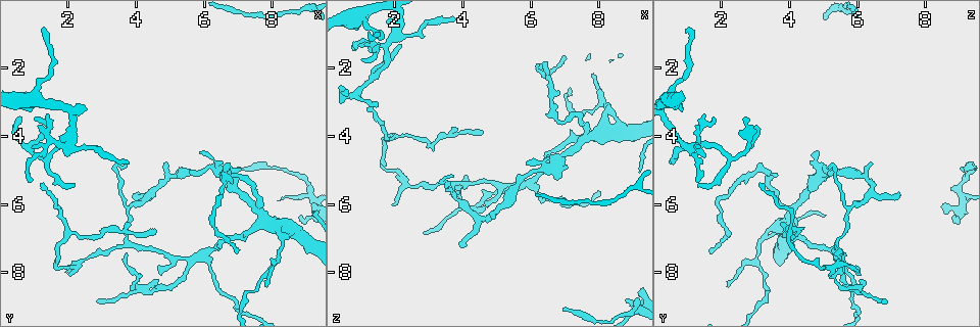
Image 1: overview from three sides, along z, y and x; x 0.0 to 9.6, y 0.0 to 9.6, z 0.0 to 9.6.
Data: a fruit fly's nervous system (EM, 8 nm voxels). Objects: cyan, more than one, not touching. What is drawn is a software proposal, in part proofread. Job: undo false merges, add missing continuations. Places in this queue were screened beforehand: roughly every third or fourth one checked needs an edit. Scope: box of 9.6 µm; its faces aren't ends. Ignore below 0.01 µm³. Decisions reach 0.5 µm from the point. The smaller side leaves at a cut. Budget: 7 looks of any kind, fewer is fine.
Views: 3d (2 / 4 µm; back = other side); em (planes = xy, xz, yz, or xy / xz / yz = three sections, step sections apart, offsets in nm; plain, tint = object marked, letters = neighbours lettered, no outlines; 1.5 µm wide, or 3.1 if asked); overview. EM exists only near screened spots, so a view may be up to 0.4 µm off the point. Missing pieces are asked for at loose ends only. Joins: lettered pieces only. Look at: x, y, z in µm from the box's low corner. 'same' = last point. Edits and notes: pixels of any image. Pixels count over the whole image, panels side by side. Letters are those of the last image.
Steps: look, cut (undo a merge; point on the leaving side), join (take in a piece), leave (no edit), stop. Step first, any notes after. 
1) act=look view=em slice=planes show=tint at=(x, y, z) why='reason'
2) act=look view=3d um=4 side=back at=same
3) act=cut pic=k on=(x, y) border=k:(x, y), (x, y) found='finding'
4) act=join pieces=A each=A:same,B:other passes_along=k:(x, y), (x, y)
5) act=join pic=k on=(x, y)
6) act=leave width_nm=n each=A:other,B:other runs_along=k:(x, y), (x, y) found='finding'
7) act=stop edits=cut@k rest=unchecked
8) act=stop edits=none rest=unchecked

act=look view=em slice=planes show=tint at=(9.10, 5.80, 9.10) why='three arms meet'

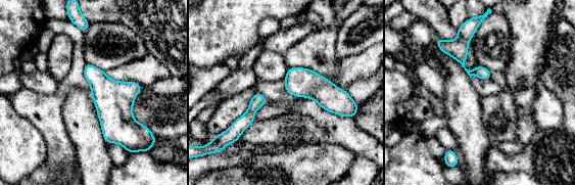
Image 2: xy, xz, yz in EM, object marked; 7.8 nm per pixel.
act=look view=em slice=planes show=letters at=same

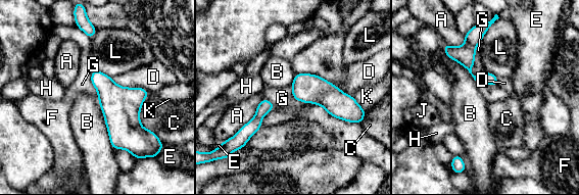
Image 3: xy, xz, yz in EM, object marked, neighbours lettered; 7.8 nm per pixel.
act=leave longest_contact=B:440nm each=A:other,B:other,C:other,D:other,E:other,F:other,G:other,H:other,J:other,K:other,L:other border=3:(481, 39), (472, 67), (477, 77) found='all the same cell'

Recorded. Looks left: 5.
act=look view=em slice=planes show=tint at=(4.05, 8.35, 6.10) why='arms part here'

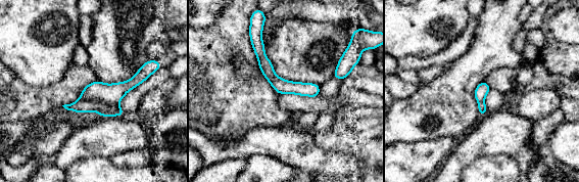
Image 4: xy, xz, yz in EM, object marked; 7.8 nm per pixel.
act=look view=em slice=planes show=letters at=same why='see the neighbours'

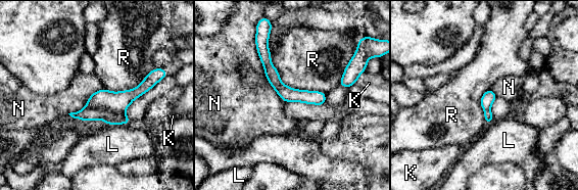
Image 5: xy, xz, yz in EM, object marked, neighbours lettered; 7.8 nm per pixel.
act=leave longest_contact=R:550nm each=K:other,L:other,N:other,R:other border=5:(103, 88), (68, 113) found='one cell here'

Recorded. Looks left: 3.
act=look view=em slice=xy step=4 show=tint at=(6.95, 7.45, 1.65)

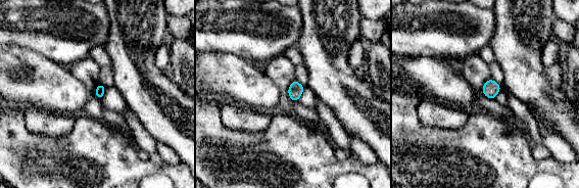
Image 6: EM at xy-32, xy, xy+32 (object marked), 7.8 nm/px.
act=look view=em slice=planes show=letters at=same why='cut it another way'

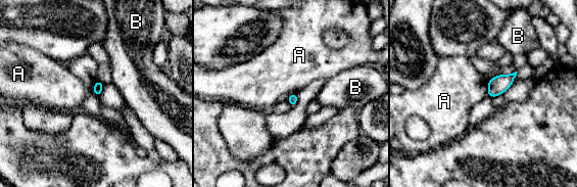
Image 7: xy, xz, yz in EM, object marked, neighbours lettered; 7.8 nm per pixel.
act=leave each=A:other,B:other border=7:(488, 82), (486, 94) found='none of them fits'

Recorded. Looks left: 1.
act=stop edits=none rest=unchecked

